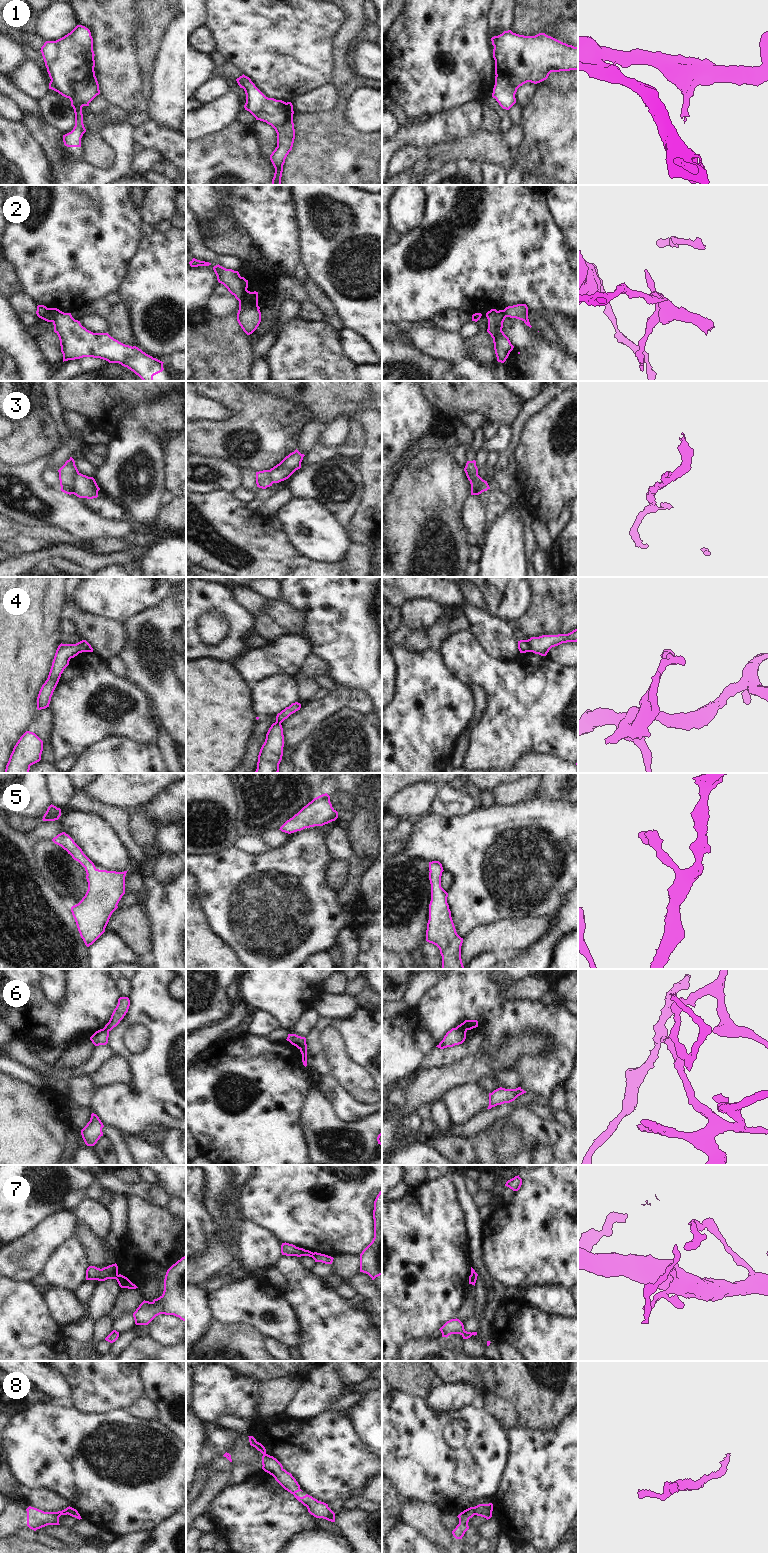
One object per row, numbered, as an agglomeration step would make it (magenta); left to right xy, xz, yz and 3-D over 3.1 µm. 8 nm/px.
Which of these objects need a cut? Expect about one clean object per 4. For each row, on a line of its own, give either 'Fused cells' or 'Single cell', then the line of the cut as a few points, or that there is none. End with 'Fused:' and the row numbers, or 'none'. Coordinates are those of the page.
1: Fused cells. Split along xy (94, 74), (78, 82), (73, 87), (73, 94), (69, 98)
2: Fused cells. Split along xz (252, 292), (255, 297), (251, 303), (258, 309)
3: Fused cells. Split along xy (78, 472), (74, 478), (72, 493)
4: Fused cells. Split along yz (526, 640), (530, 651)
5: Single cell. No split
6: Fused cells. Split along yz (456, 1027), (465, 1033)
7: Fused cells. Split along xy (118, 1275), (115, 1278)
8: Fused cells. Split along yz (475, 1507), (474, 1514)
Fused: 1, 2, 3, 4, 6, 7, 8.

